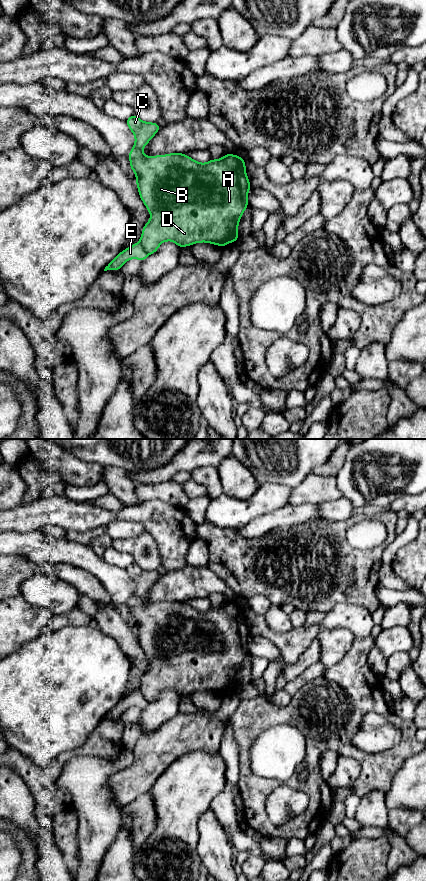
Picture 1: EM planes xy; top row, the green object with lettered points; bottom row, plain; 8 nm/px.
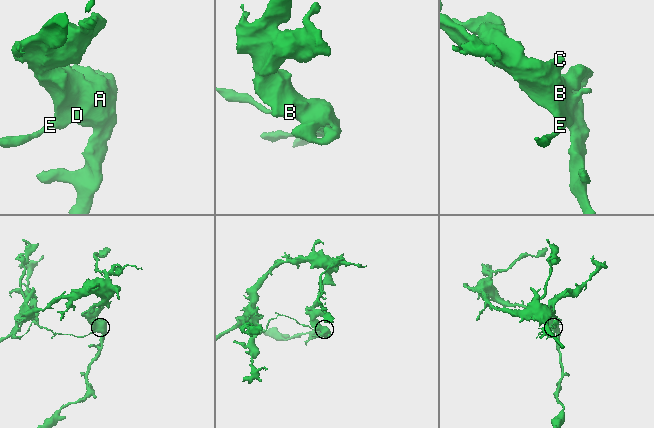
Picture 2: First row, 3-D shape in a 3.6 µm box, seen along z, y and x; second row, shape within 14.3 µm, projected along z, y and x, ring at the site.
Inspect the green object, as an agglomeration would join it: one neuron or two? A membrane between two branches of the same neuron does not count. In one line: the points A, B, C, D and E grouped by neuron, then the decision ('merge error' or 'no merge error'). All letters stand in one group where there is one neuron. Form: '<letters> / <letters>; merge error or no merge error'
A B C D / E; merge error

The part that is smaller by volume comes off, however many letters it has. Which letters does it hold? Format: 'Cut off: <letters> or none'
Cut off: E

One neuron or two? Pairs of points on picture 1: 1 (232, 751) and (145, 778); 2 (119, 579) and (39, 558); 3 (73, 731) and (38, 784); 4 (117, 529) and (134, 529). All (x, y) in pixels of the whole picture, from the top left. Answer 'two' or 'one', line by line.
1: two
2: one
3: two
4: one

